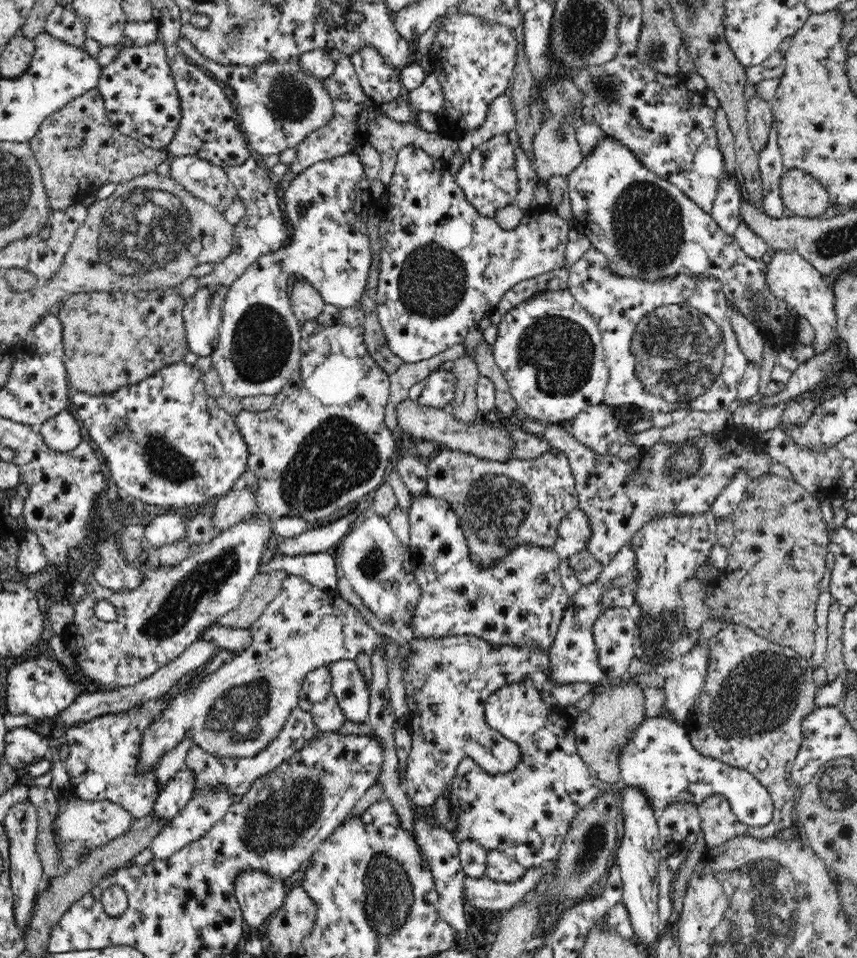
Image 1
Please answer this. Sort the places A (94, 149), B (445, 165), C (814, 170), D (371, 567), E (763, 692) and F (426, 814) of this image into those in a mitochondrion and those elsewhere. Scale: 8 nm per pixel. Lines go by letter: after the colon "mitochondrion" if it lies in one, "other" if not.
A: other
B: other
C: other
D: mitochondrion
E: mitochondrion
F: other

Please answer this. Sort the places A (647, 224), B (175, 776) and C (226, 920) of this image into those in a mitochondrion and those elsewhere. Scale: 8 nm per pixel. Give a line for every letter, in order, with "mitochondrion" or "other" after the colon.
A: mitochondrion
B: other
C: other

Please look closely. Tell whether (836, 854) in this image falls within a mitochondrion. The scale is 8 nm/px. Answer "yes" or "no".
no

